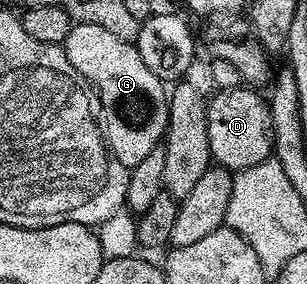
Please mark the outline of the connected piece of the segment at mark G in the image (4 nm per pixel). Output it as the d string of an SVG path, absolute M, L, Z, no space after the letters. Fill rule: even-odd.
M73 23L62 47L77 74L96 87L99 107L100 104L104 107L102 135L112 159L123 168L136 168L163 135L170 99L165 81L158 79L142 62L135 43L106 34L102 26Z

